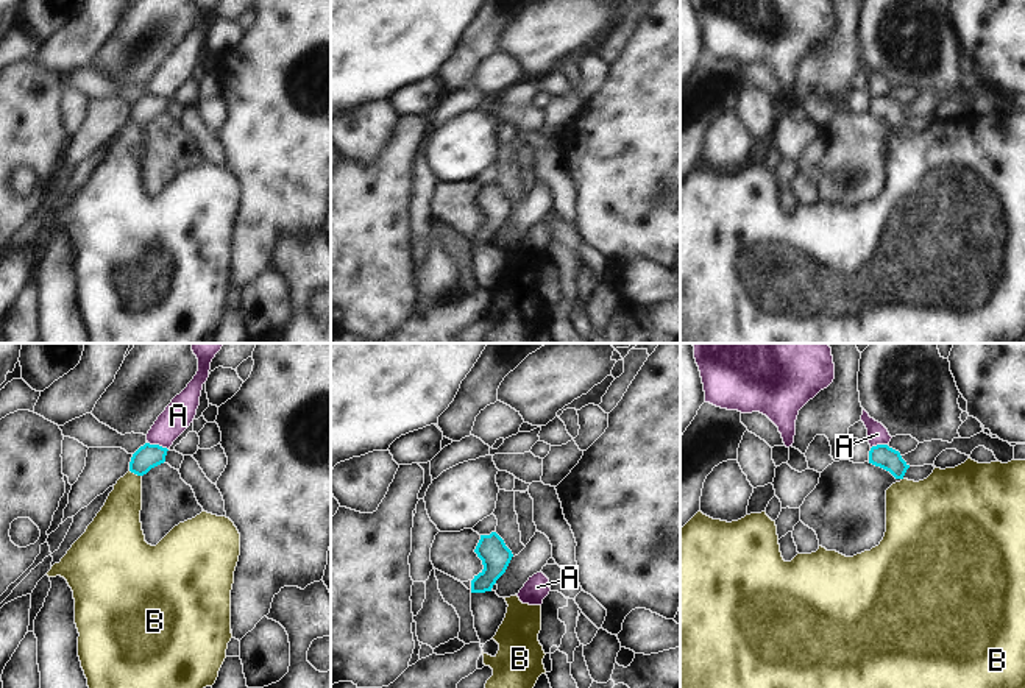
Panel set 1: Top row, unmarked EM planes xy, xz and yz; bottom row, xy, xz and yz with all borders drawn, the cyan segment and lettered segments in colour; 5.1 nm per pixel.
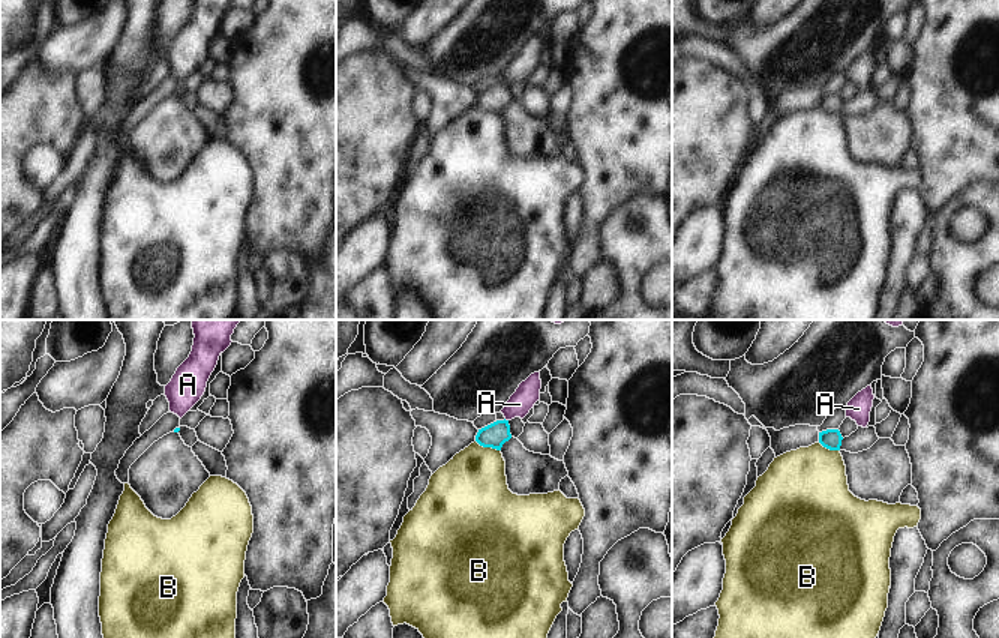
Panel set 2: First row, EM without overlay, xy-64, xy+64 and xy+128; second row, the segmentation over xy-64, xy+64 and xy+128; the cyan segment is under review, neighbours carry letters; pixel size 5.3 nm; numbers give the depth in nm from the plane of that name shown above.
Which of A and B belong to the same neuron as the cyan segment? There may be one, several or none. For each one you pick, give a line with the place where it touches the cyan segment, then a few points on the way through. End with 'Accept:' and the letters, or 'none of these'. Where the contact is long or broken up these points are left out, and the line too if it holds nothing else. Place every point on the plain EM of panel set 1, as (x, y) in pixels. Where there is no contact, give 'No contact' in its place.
Accept: none of these

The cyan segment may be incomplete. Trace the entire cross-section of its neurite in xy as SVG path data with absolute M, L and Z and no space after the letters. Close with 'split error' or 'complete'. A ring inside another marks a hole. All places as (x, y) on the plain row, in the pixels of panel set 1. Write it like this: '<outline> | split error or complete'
M145 94L133 105L129 122L137 126L147 125L151 119L165 112L167 101L159 95Z | complete

